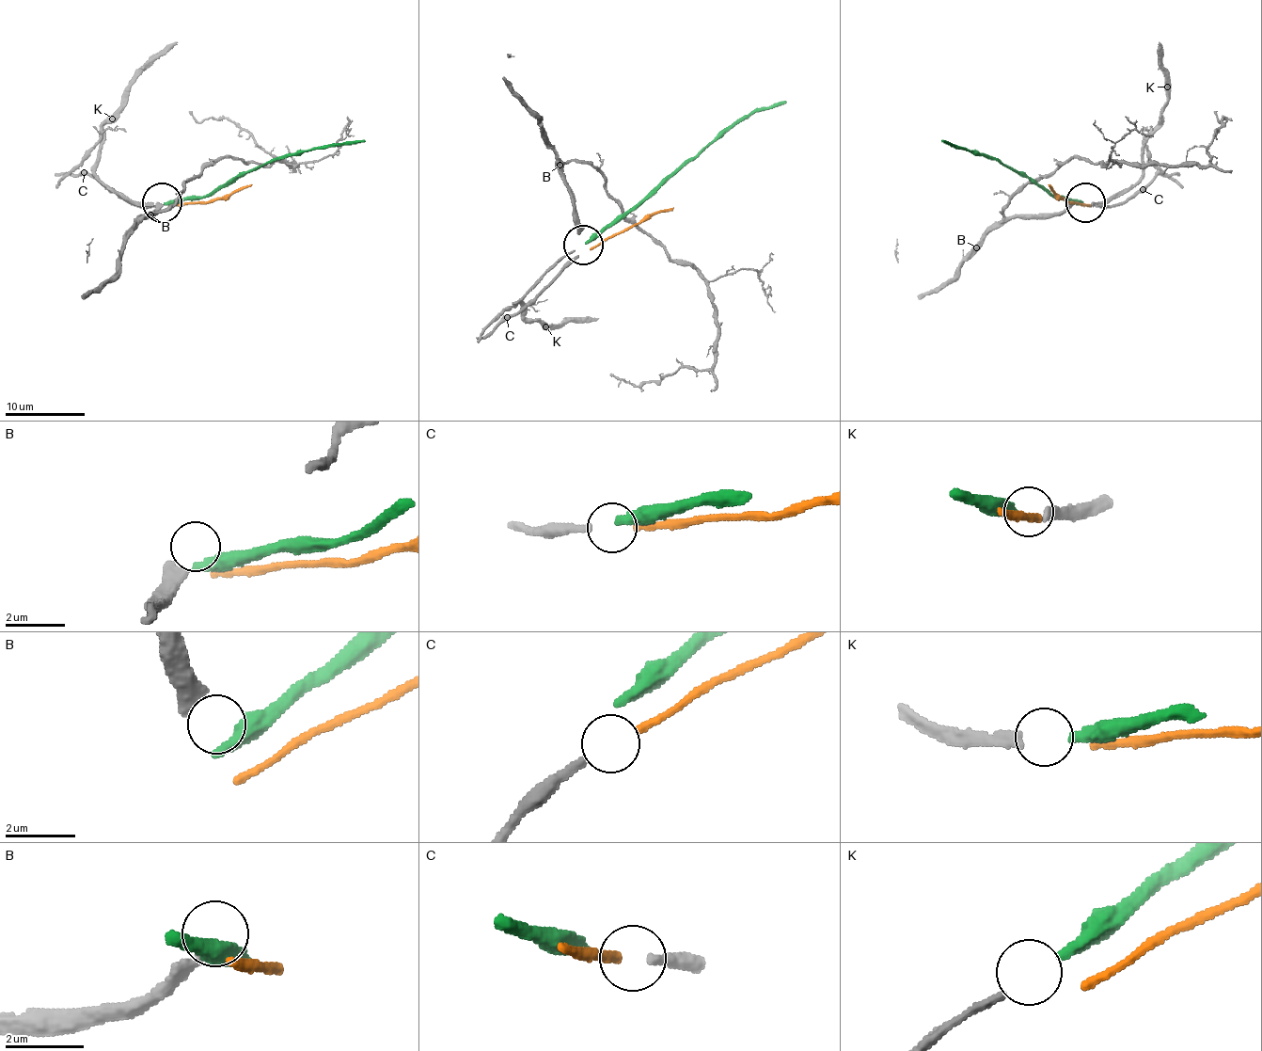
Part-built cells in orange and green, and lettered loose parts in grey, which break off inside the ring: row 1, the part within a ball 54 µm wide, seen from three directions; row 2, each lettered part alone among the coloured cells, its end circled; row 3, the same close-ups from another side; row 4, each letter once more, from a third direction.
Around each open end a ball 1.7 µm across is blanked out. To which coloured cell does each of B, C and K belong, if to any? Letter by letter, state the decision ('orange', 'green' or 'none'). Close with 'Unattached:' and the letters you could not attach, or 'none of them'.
B: none
C: orange
K: green
Unattached: B

